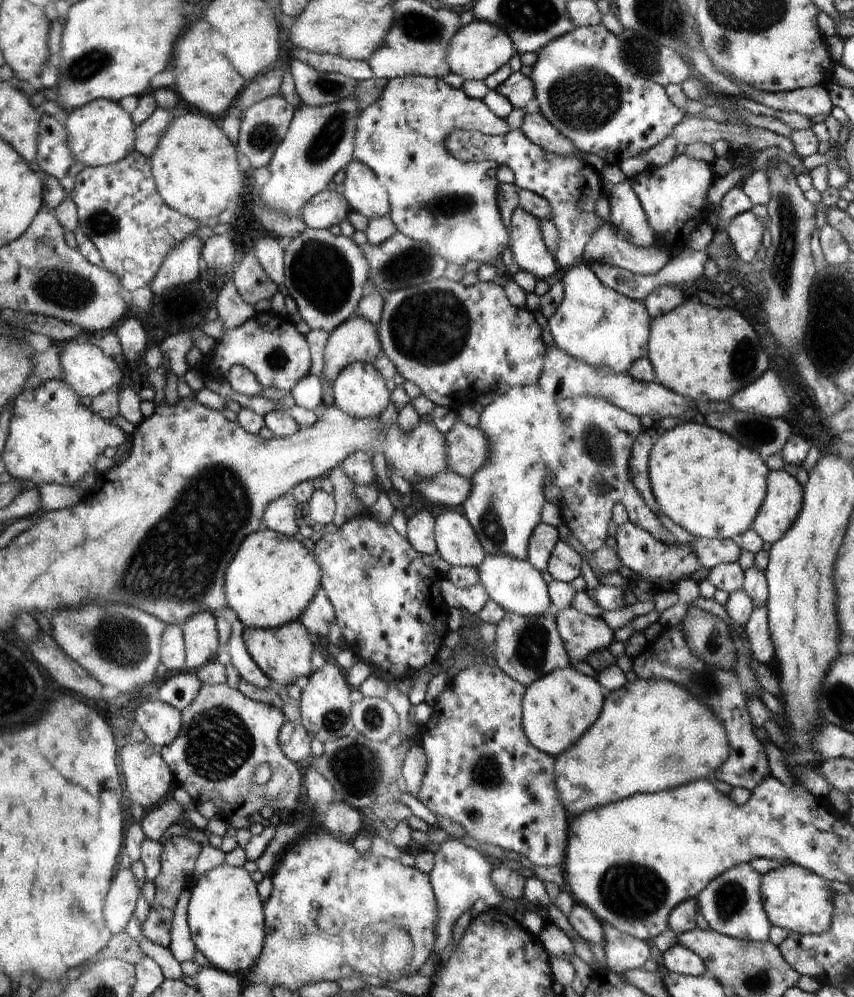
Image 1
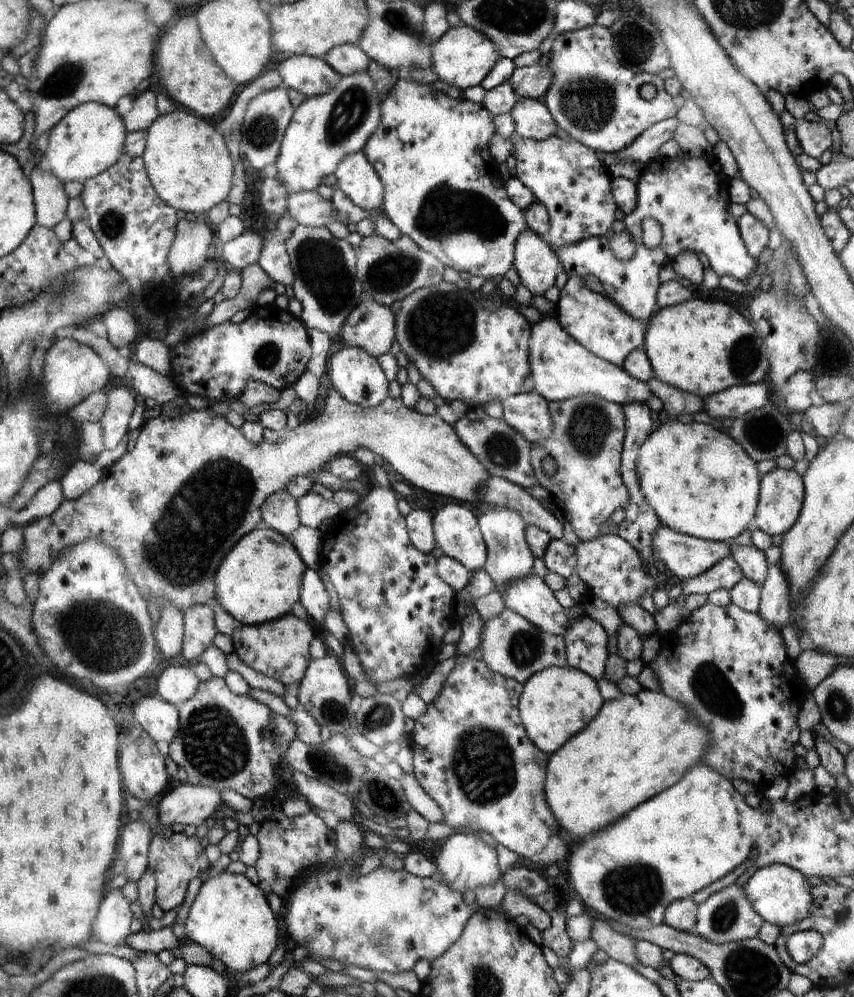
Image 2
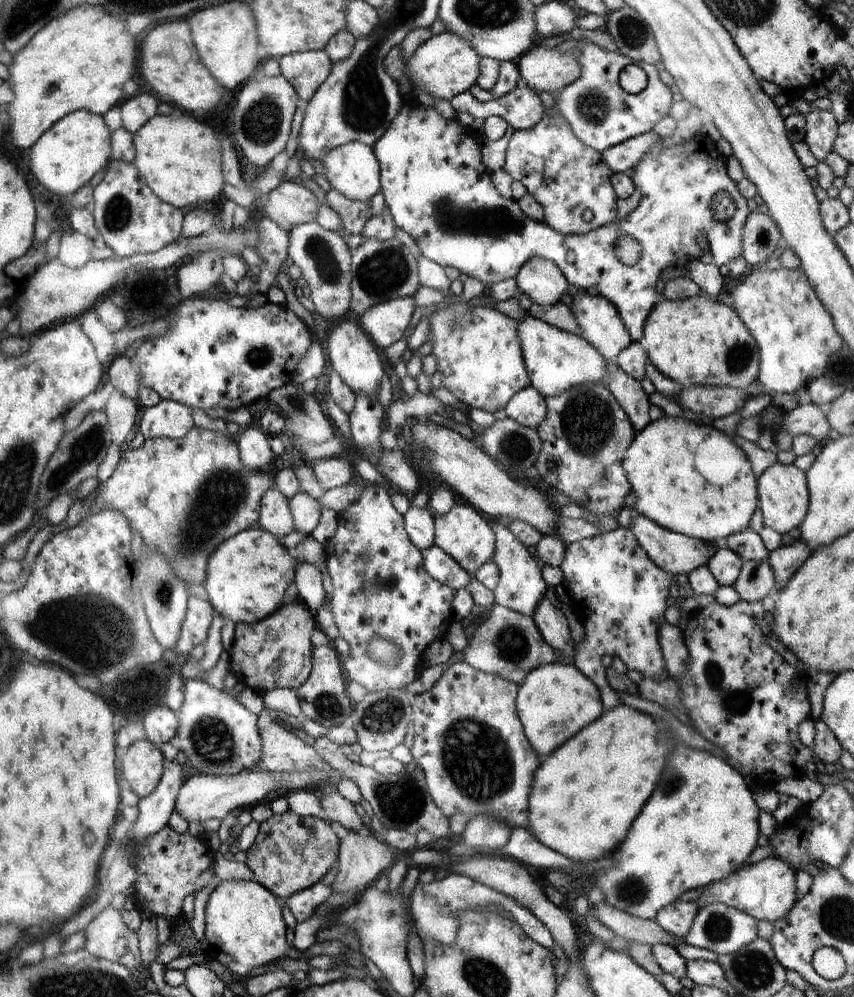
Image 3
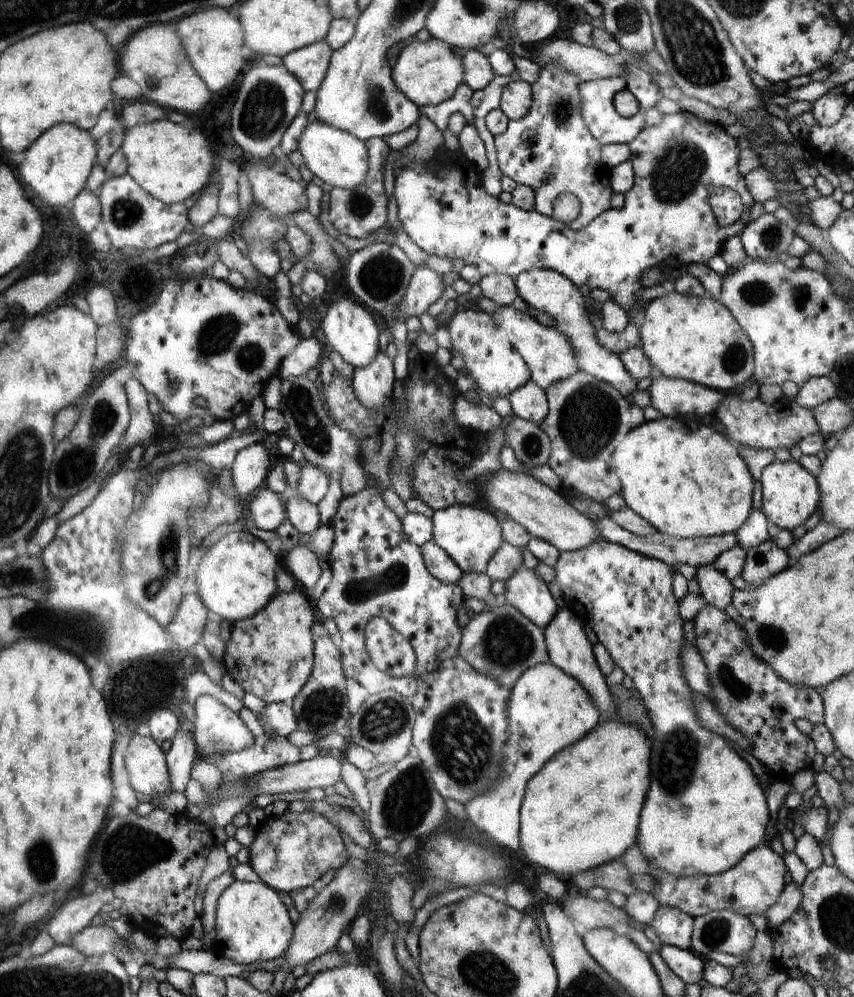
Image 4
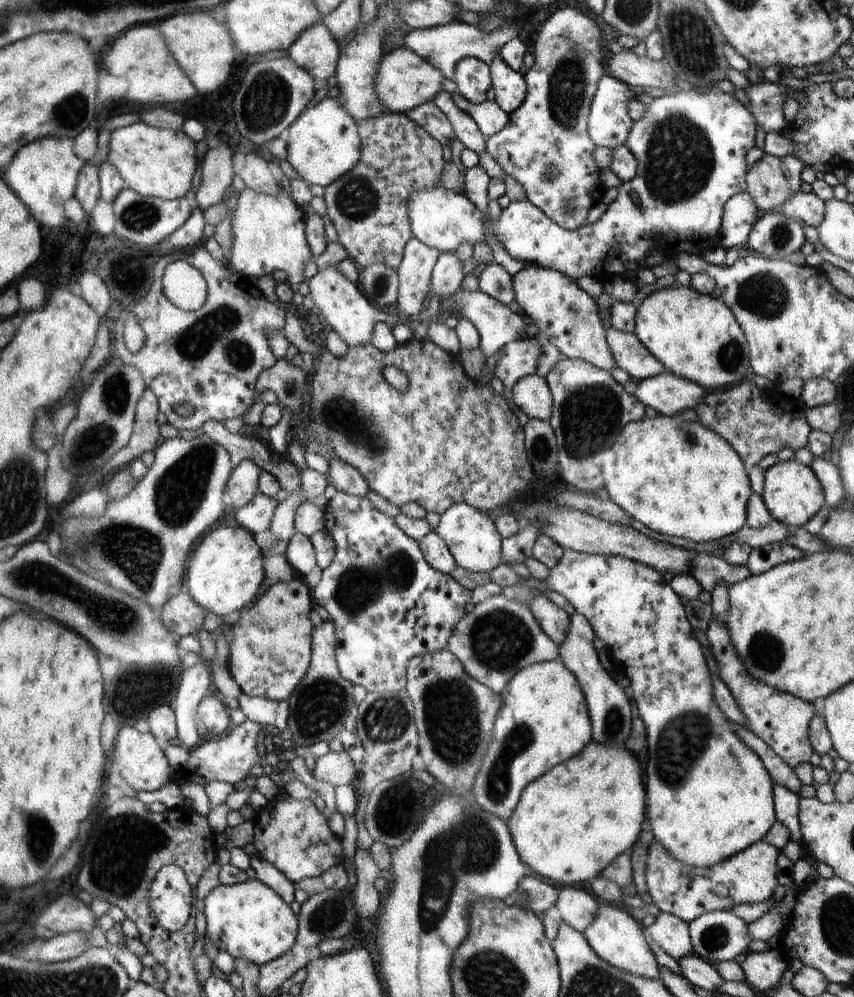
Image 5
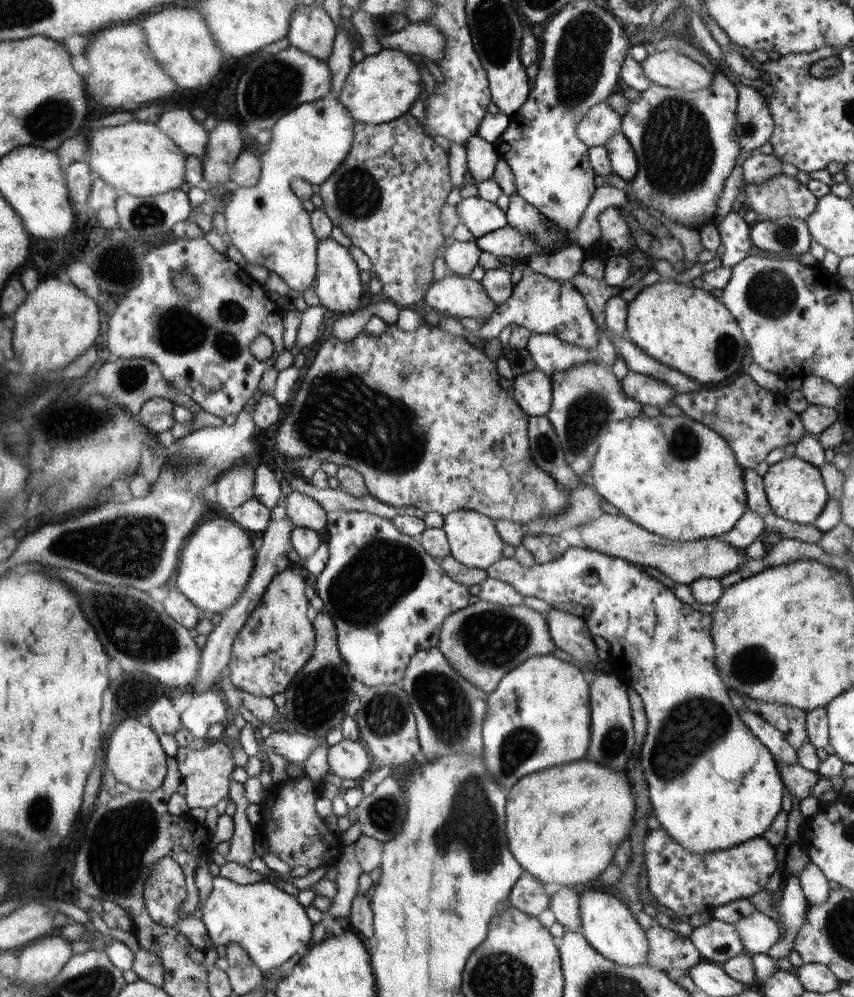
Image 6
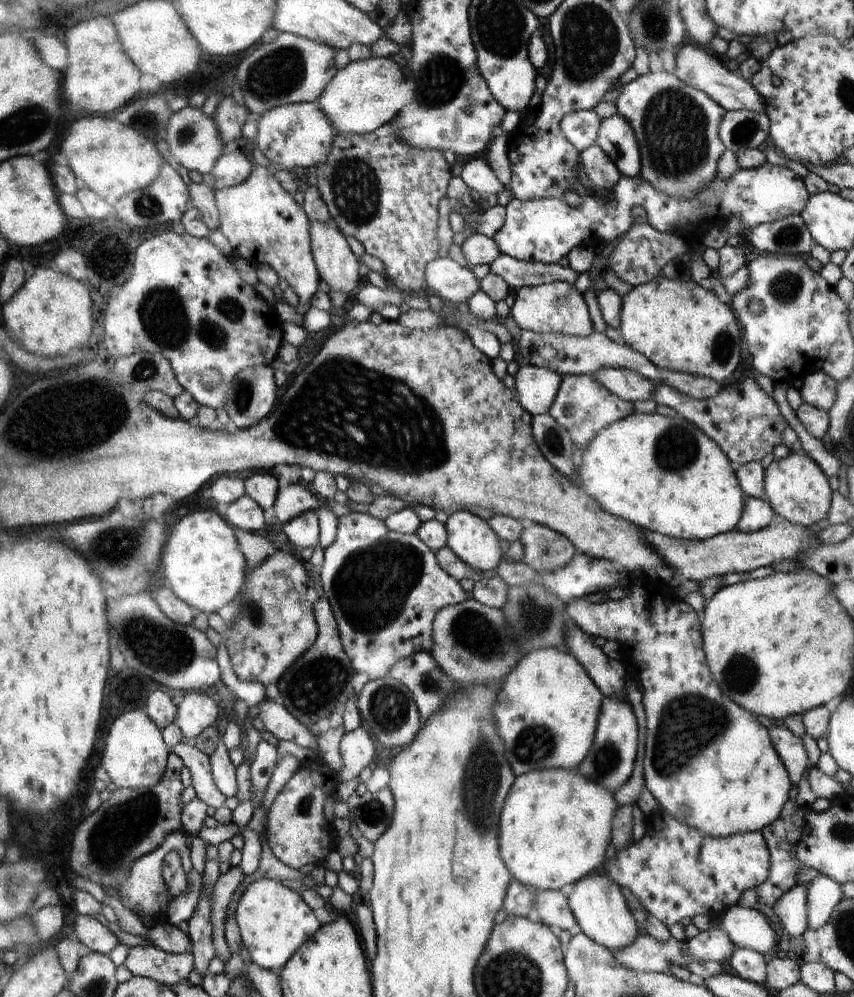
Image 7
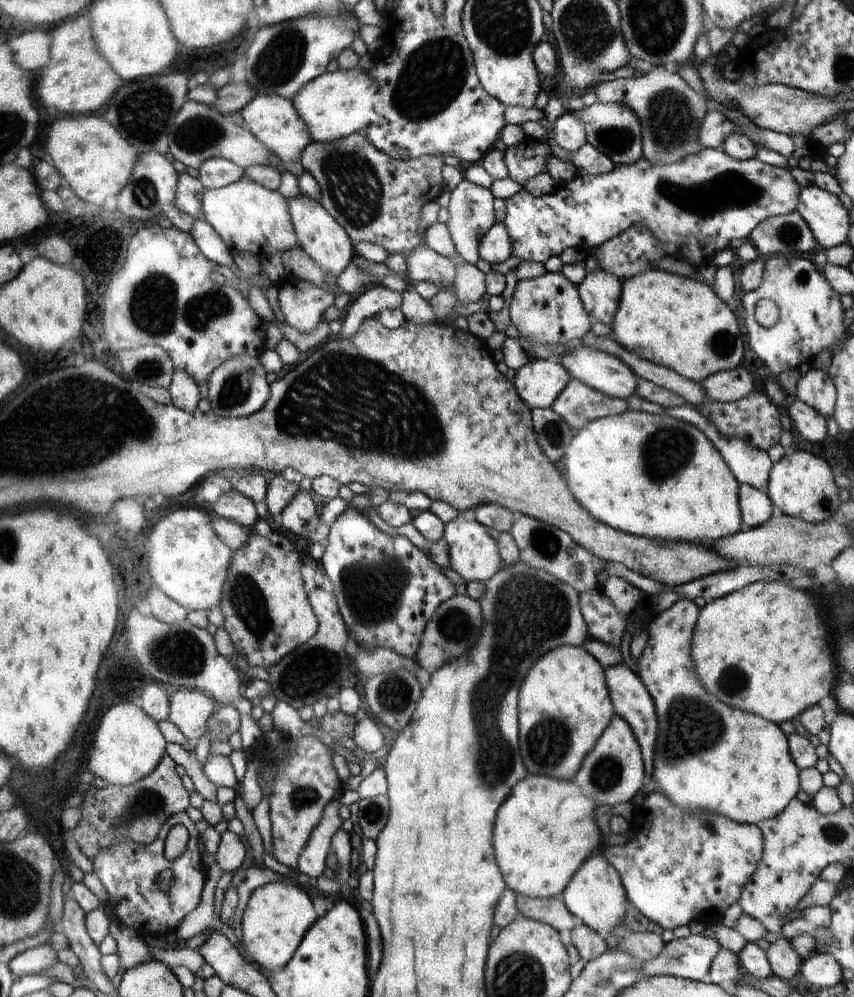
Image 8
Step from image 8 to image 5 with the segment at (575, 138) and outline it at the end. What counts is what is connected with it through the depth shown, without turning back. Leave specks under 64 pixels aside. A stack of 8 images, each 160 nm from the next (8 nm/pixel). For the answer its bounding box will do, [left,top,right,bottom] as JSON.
[587,74,637,149]

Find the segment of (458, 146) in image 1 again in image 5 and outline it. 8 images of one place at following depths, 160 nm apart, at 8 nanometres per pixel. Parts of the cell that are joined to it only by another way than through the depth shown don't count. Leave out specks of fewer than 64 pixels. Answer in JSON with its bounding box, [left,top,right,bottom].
[486,7,608,231]

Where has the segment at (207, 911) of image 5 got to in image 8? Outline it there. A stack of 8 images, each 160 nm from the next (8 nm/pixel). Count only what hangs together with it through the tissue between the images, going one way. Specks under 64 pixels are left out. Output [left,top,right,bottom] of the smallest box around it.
[241,882,316,971]

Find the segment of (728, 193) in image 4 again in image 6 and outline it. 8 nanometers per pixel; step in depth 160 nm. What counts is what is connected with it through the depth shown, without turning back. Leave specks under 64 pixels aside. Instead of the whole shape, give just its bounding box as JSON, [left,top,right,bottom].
[716,211,752,268]

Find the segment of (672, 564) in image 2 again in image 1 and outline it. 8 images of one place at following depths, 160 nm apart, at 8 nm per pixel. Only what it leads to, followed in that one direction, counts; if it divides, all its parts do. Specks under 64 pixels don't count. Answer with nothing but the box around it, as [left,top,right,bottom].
[691,538,742,568]

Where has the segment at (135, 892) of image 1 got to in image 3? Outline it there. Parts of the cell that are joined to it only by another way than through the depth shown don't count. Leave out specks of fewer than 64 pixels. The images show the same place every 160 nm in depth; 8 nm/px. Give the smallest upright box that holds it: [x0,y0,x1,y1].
[83,905,141,971]

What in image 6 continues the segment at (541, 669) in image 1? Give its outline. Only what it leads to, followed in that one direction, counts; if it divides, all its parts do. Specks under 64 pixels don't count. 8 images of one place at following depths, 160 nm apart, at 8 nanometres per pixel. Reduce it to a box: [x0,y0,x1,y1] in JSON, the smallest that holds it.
[438,600,557,695]

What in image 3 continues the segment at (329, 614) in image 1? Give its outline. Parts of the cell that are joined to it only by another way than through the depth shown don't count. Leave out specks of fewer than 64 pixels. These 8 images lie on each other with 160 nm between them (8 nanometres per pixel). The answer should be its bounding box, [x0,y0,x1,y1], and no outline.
[294,562,328,614]

